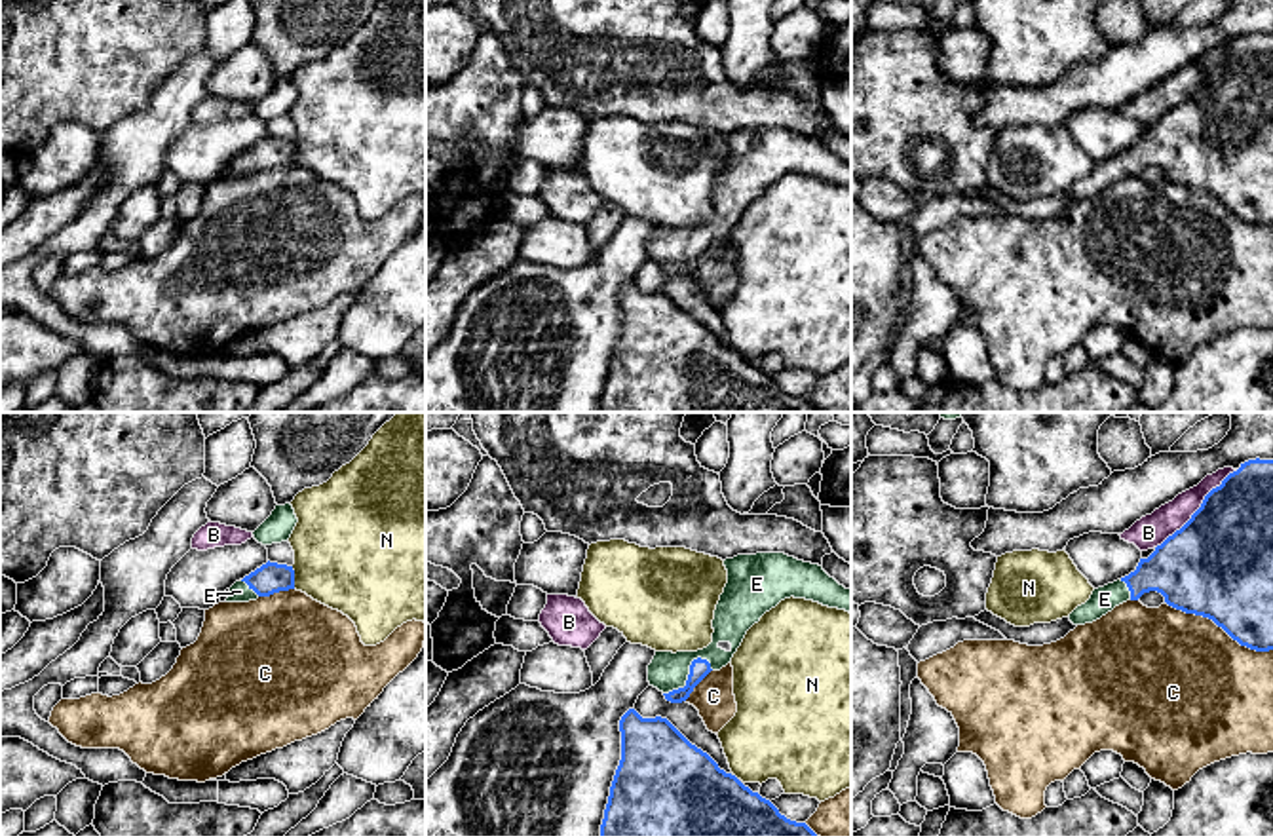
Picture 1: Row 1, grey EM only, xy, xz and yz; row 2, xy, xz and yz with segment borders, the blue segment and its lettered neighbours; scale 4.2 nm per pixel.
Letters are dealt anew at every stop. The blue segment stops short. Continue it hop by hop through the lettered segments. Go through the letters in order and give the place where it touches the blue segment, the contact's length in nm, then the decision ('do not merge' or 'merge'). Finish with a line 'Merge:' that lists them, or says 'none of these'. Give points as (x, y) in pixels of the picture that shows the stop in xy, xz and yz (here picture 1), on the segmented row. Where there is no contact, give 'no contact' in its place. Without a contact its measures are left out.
B: meets blue in yz at (1199, 508); contact 480 nm long; do not merge
C: meets blue in yz at (1218, 626); contact 500 nm long; do not merge
E: meets blue in xz at (688, 675); contact 240 nm long; merge
N: meets blue in xy at (293, 578); contact 100 nm long; do not merge
Merge: E

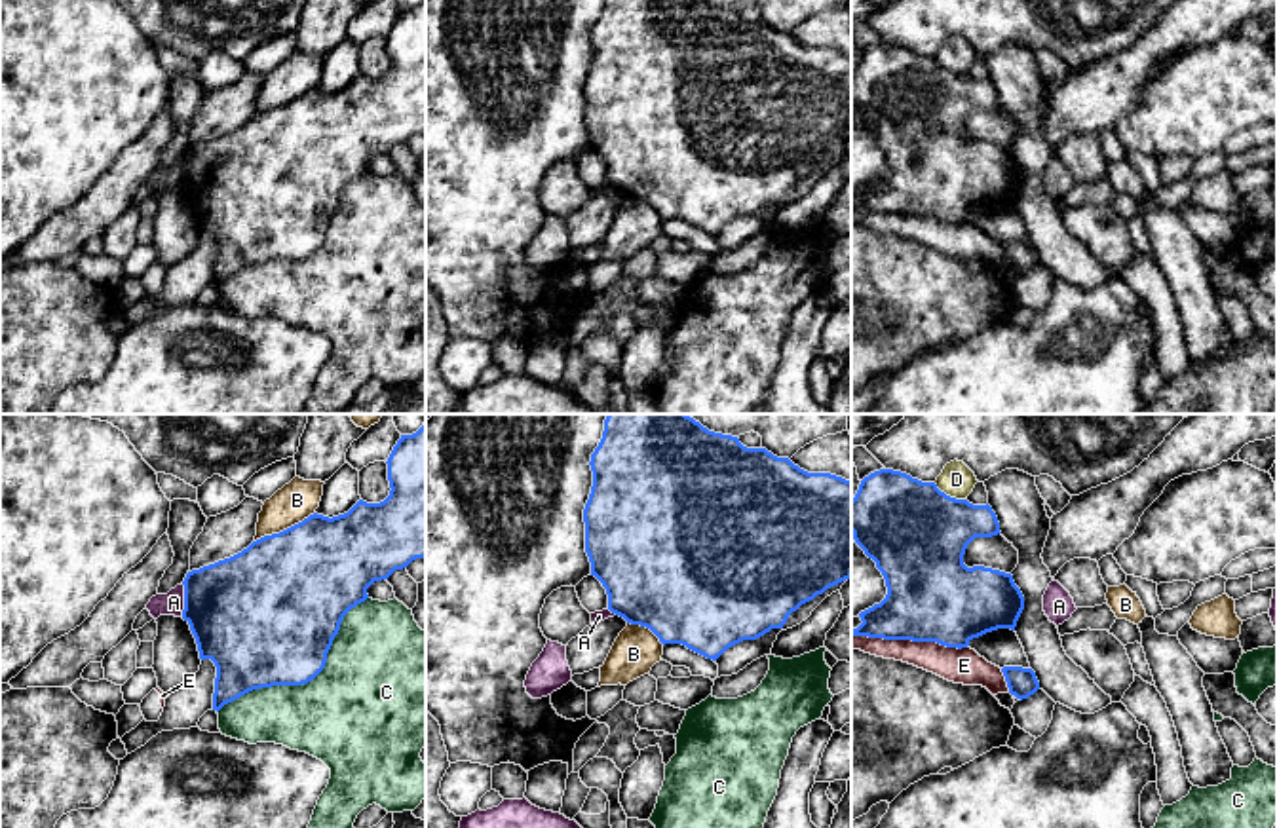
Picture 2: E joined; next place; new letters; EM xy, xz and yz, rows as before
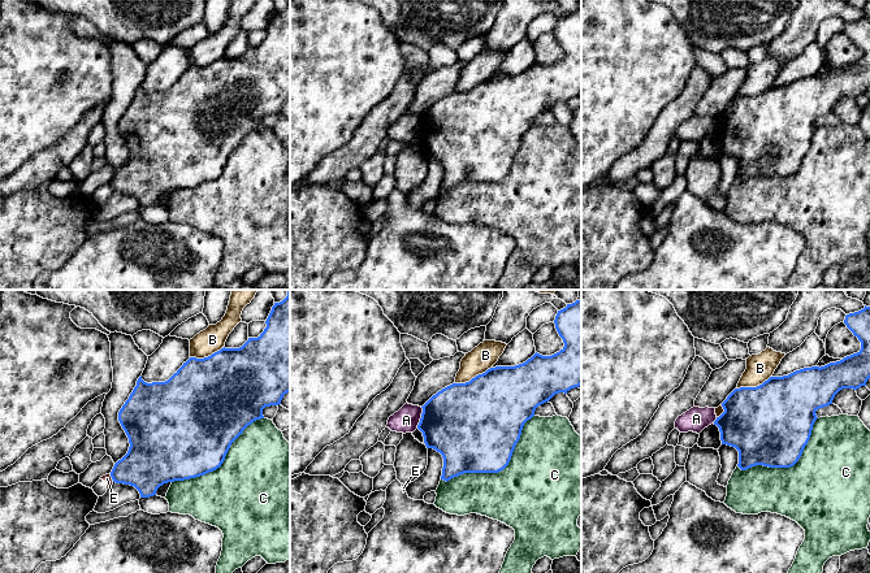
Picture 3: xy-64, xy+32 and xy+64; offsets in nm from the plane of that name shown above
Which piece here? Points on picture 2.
A: meets blue in xy at (185, 601); contact 140 nm long; do not merge
B: meets blue in xy at (284, 530); contact 280 nm long; do not merge
C: meets blue in xy at (306, 682); contact 800 nm long; do not merge
D: meets blue in yz at (949, 496); contact 160 nm long; do not merge
E: meets blue in yz at (909, 639); contact 500 nm long; do not merge
Merge: none of these

